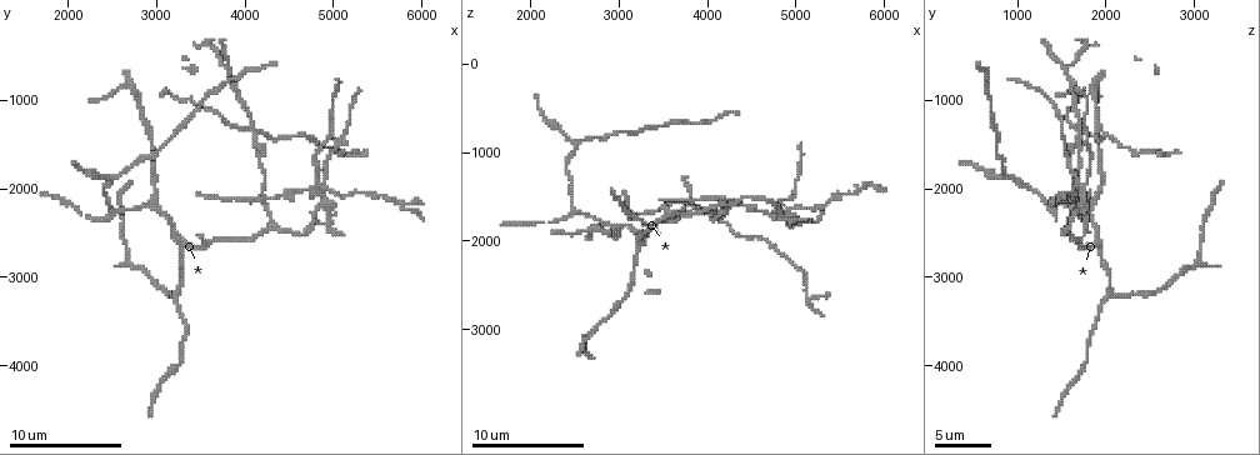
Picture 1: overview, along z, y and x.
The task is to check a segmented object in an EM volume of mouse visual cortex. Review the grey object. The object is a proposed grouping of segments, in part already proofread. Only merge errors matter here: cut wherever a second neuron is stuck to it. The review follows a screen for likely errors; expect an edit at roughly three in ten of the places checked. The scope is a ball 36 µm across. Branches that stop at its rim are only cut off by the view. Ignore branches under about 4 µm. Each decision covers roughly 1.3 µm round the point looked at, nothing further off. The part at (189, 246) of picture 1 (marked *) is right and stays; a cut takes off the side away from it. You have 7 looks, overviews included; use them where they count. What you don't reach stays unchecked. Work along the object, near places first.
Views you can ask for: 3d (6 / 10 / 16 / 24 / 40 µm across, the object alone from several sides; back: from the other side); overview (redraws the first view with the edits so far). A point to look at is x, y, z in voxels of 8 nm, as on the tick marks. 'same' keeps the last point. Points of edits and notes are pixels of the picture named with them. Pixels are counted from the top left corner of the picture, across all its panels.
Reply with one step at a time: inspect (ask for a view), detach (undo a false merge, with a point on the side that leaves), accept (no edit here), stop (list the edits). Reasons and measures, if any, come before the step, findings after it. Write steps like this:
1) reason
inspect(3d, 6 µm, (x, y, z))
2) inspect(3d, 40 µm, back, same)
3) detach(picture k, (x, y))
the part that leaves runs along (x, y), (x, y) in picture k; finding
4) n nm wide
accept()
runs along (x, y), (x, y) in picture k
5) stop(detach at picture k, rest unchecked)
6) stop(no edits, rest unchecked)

branch point
inspect(3d, 10 µm, (2500, 2250, 1650))

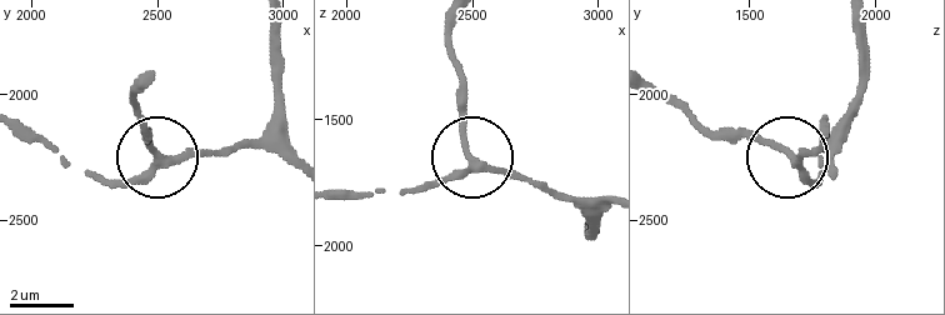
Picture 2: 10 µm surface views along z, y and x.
side arm 8 µm; 3 arms
accept()
one neuron here

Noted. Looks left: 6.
thin arm on a thick one
inspect(3d, 10 µm, (4150, 1350, 1800))

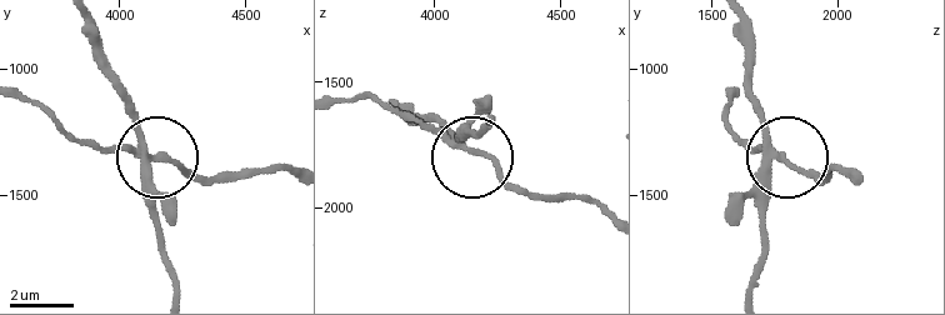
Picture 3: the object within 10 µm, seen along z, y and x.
side arm 15 µm; 4 arms
detach(picture 3, (98, 144))
two neurons meet here

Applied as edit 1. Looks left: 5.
see it whole again
inspect(overview)

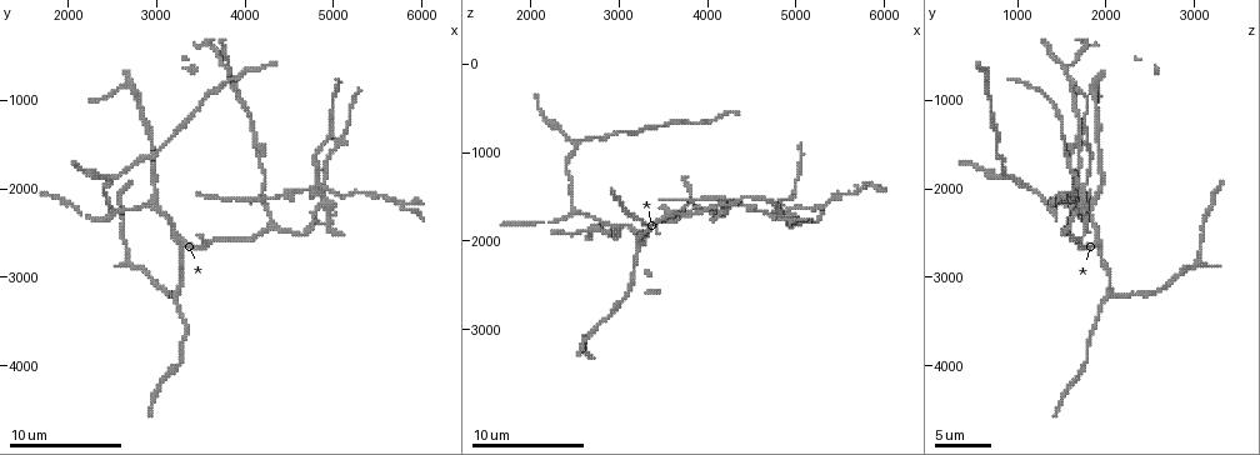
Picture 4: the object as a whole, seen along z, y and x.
three-way junction
inspect(3d, 10 µm, (2500, 1900, 900))

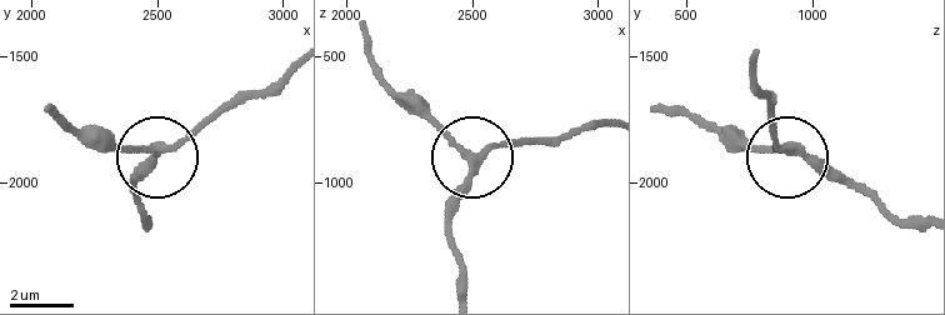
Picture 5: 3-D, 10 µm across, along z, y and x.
from behind
inspect(3d, 10 µm, back, (2500, 1860, 890))

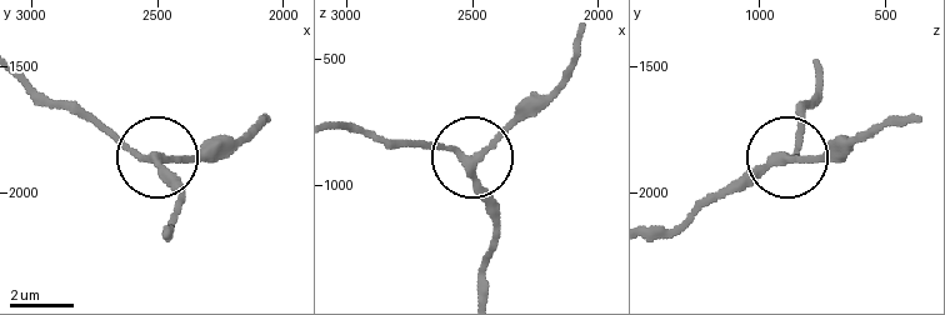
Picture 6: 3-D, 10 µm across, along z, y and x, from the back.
accept()
runs along (656, 235), (754, 185), (786, 158), (848, 155) in picture 6; continuous, no second neuron

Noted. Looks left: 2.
stop(detach at picture 3, rest unchecked)

